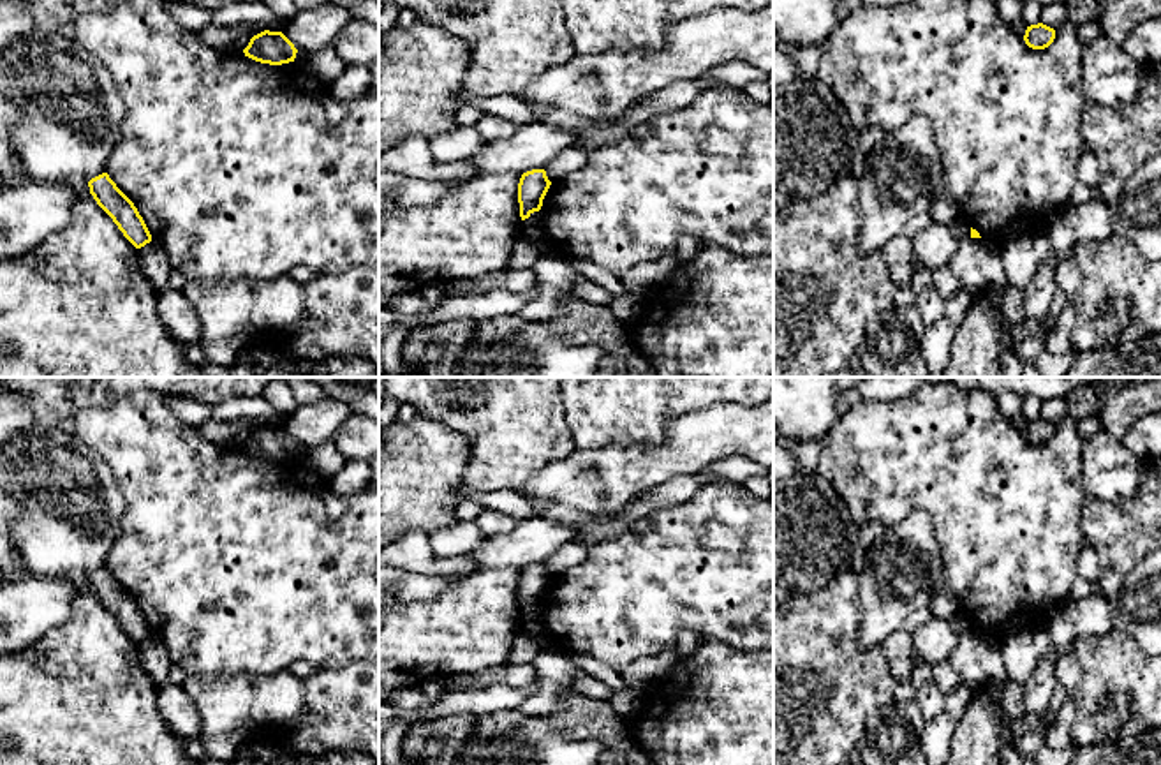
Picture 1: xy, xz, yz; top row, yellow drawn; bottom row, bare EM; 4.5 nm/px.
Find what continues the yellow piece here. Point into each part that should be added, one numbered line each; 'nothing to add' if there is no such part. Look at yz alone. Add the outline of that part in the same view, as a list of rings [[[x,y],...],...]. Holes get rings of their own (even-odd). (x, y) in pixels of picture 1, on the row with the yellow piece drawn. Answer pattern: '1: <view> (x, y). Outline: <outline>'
nothing to add

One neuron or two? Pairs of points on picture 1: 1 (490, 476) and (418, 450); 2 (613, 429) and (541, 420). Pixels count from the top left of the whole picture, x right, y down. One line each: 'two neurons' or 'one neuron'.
1: two neurons
2: two neurons

